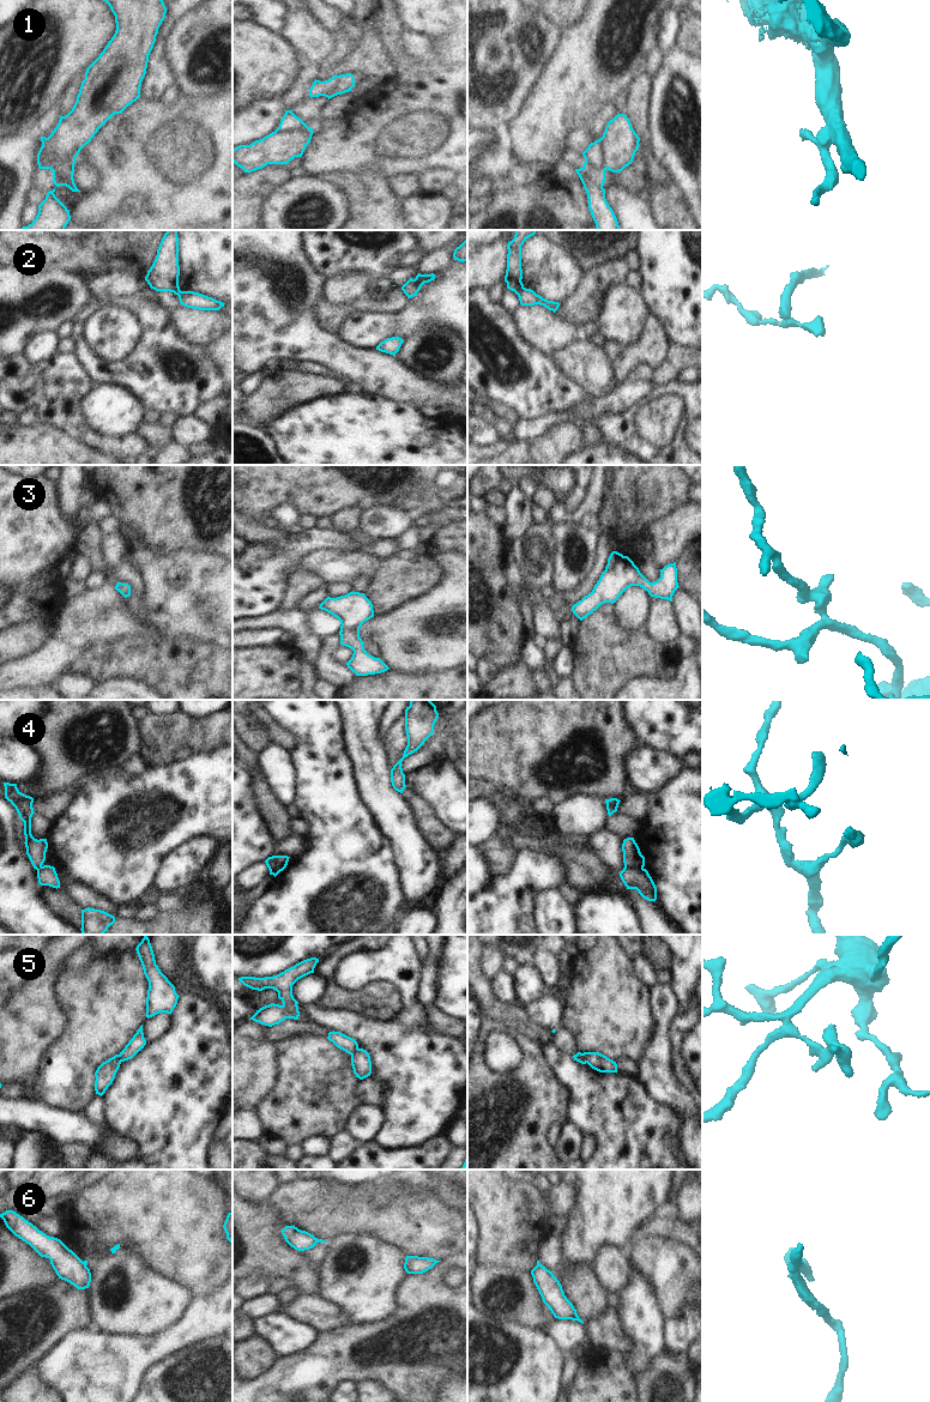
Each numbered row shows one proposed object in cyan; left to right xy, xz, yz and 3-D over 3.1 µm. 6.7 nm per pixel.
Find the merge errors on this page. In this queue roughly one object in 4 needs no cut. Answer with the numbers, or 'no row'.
1, 2, 4, 5, 6

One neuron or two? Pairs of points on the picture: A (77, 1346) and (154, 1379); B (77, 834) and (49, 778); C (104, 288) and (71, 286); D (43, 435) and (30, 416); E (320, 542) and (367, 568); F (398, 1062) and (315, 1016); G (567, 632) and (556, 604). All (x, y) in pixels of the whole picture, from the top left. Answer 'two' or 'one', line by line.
A: two
B: two
C: two
D: two
E: two
F: one
G: one

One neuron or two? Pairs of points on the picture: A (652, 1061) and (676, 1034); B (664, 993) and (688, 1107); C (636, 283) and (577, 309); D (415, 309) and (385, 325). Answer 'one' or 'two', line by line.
A: two
B: one
C: two
D: one

